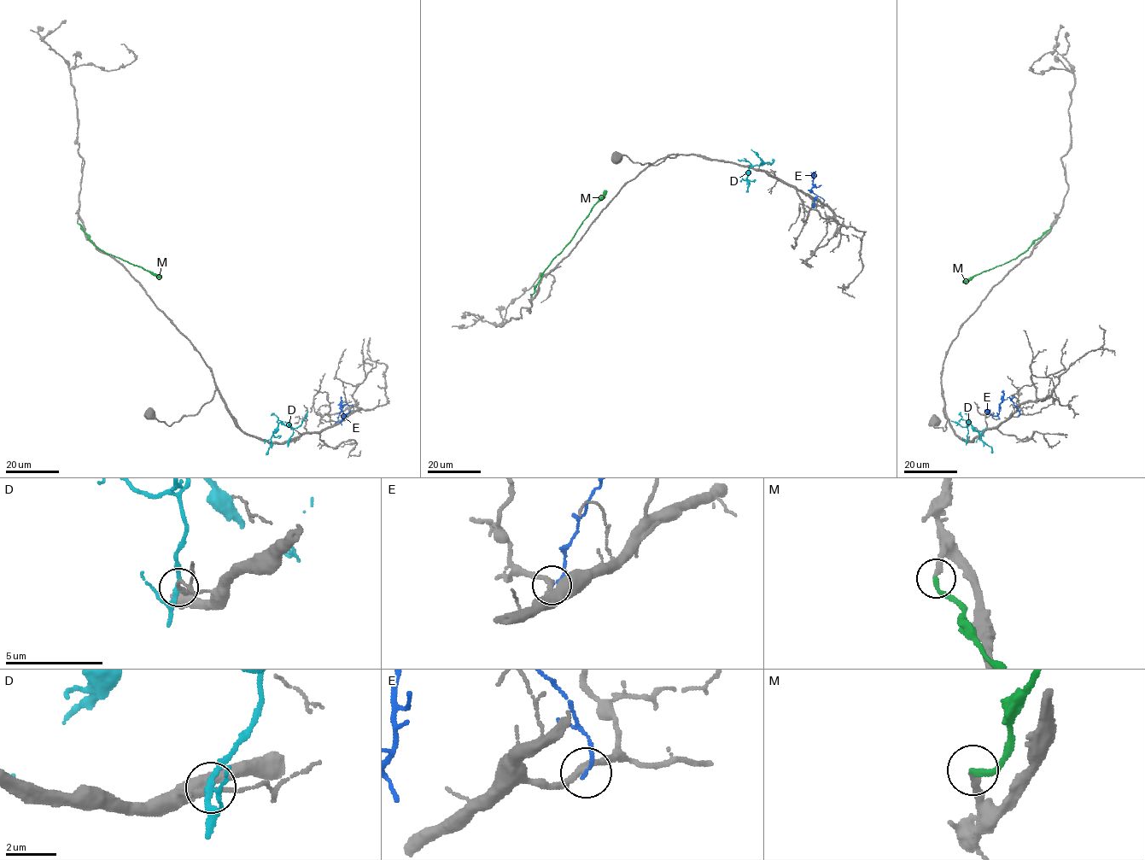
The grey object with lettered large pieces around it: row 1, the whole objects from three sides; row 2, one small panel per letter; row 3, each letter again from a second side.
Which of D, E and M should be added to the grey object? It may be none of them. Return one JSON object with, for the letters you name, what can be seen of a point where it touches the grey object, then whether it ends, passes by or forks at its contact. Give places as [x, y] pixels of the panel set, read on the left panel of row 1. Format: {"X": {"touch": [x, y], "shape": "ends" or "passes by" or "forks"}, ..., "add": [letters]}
{"M": {"touch": [77, 221], "shape": "ends"}, "add": ["M"]}

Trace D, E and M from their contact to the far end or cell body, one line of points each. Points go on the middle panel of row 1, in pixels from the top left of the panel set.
D: (761, 164), (752, 165), (749, 168), (746, 191)
E: (812, 207), (817, 195), (811, 190), (815, 186), (812, 174), (815, 171)
M: (531, 294), (534, 292), (542, 272), (572, 239), (606, 190)

